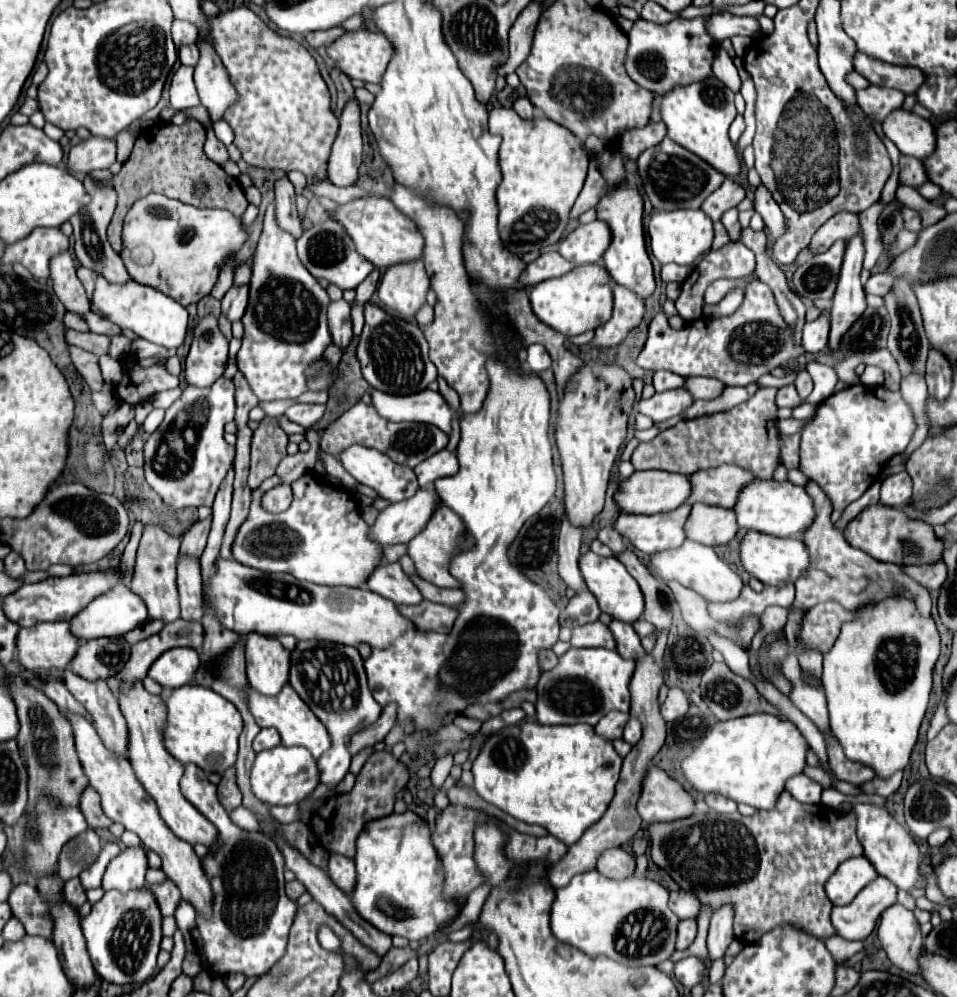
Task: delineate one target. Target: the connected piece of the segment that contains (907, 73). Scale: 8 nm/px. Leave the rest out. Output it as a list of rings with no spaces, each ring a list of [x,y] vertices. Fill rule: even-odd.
[[[856,53],[854,67],[860,75],[864,75],[872,85],[898,89],[904,95],[912,95],[918,85],[922,83],[922,71],[914,67],[892,67],[882,61],[874,61],[872,57],[862,57],[862,53]]]

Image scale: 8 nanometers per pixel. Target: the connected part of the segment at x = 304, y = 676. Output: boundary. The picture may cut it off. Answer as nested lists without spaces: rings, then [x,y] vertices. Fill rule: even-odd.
[[[298,641],[294,651],[290,653],[290,685],[314,711],[314,715],[326,725],[332,737],[330,751],[324,753],[322,759],[318,759],[320,785],[326,785],[326,797],[332,797],[336,795],[336,787],[348,773],[348,741],[352,733],[362,731],[366,725],[374,723],[380,717],[382,707],[374,701],[366,685],[366,673],[358,649],[350,645],[328,641]]]

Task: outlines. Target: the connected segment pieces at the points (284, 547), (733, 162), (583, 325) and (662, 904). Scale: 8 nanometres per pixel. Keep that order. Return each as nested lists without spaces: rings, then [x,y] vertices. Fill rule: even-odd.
[[[312,471],[292,483],[294,499],[284,513],[268,513],[262,509],[262,495],[280,483],[282,479],[274,475],[252,491],[248,521],[242,523],[234,541],[234,559],[266,573],[290,573],[300,581],[316,585],[360,587],[380,565],[382,549],[366,539],[368,525],[360,517],[354,493],[330,485]]]
[[[710,75],[704,81],[696,81],[690,85],[678,85],[670,89],[668,93],[662,95],[660,115],[668,127],[668,137],[672,141],[690,149],[704,161],[710,161],[710,165],[716,165],[716,169],[724,173],[726,177],[740,173],[742,169],[740,155],[736,153],[736,147],[728,139],[728,127],[736,117],[734,91],[726,89],[726,85],[720,79]]]
[[[580,265],[562,277],[542,281],[530,289],[530,305],[534,315],[544,325],[566,337],[580,335],[588,329],[596,329],[598,325],[606,323],[610,319],[610,297],[612,287],[604,265]]]
[[[596,869],[572,877],[566,887],[556,889],[552,903],[552,935],[588,955],[606,955],[628,967],[656,965],[674,953],[678,917],[668,907],[668,891],[646,877],[606,879]],[[632,915],[632,927],[622,933],[622,923]]]

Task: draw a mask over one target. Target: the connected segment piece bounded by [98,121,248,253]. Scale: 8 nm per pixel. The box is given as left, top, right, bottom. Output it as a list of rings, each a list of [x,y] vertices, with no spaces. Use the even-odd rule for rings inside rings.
[[[190,121],[184,127],[178,127],[174,123],[156,123],[140,133],[128,161],[122,165],[122,171],[112,179],[98,181],[100,187],[110,187],[118,193],[118,205],[108,225],[108,241],[116,253],[122,251],[122,221],[128,209],[148,193],[162,193],[166,197],[190,203],[194,207],[222,207],[232,211],[236,217],[240,217],[246,211],[248,201],[238,179],[230,177],[218,163],[210,161],[204,155],[204,141],[206,129],[198,121]],[[200,179],[210,185],[210,193],[204,199],[196,199],[196,195],[192,193],[192,185]]]

